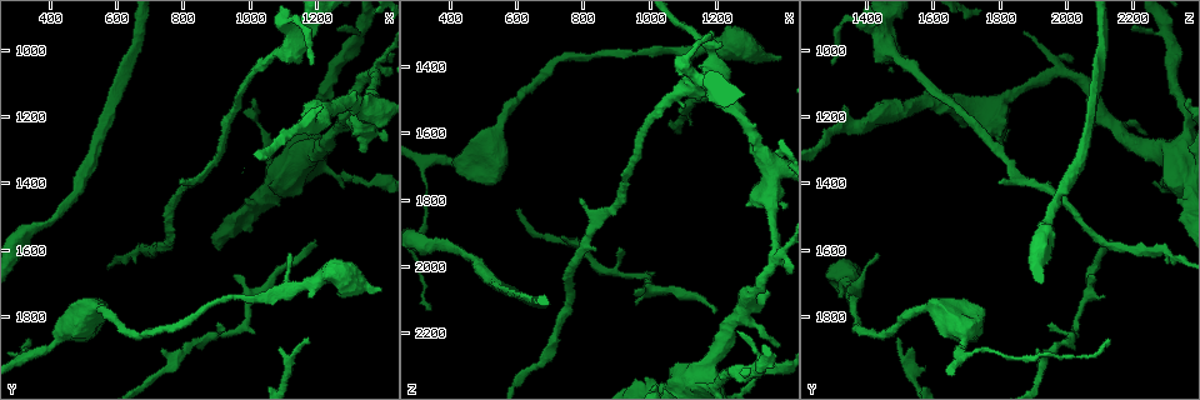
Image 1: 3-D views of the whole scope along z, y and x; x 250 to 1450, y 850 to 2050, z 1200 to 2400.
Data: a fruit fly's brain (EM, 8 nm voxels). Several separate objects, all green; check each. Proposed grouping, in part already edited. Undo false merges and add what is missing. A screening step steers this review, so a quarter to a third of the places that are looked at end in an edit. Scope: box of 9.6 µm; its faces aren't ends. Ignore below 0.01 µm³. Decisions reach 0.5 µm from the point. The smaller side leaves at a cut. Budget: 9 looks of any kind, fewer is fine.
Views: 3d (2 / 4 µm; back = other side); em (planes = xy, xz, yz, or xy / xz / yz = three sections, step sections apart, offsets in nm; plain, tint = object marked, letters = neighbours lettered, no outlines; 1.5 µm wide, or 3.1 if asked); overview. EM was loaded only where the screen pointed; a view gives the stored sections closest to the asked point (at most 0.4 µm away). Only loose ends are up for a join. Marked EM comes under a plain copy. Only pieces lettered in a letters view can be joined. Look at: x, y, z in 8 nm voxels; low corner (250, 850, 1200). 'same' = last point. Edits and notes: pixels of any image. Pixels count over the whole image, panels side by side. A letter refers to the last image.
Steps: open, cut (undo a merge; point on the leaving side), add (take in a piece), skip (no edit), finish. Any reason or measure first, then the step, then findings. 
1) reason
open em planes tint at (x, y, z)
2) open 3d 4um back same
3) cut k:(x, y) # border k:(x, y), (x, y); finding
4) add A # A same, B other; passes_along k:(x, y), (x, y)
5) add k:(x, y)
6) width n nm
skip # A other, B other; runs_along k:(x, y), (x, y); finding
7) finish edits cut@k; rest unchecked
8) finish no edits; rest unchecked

open 3d 2um at (340, 1870, 2130)

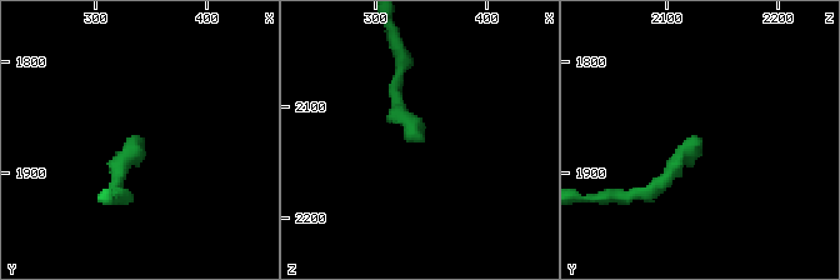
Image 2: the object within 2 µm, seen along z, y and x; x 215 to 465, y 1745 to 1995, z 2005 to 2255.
now the EM
open em xz step 4 tint at (336, 1866, 2126)

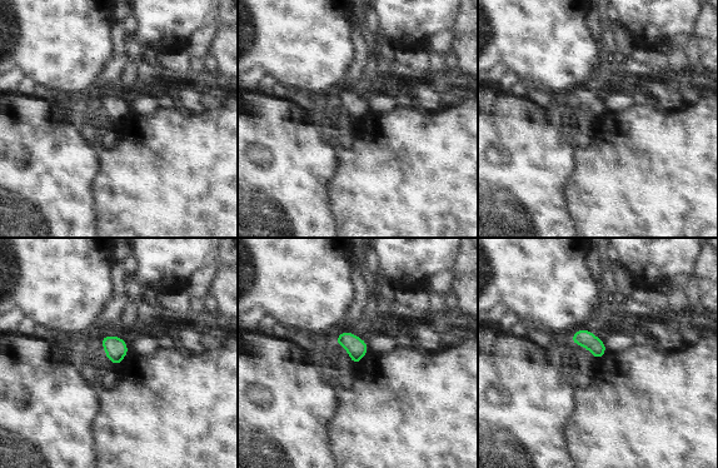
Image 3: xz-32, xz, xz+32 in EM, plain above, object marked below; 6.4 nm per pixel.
open em xy step 4 letters same

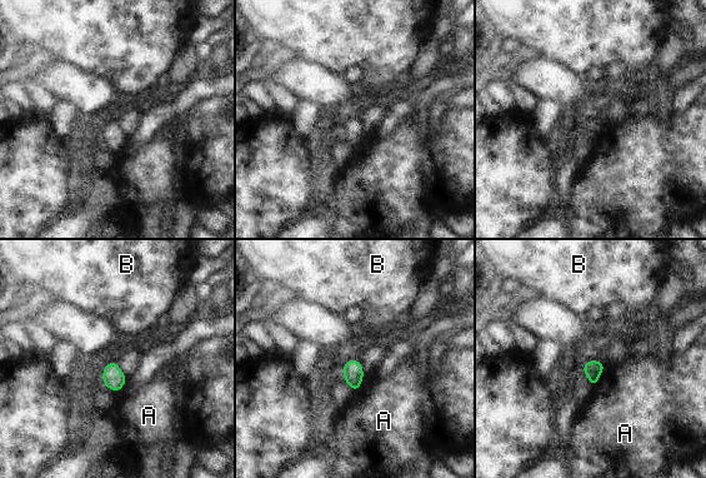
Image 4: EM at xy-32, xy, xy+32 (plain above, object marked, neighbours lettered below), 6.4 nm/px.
longest_contact A 150 nm
skip # A other, B other; none of them fits

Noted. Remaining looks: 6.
an open end
open 3d 2um at (1260, 940, 2200)

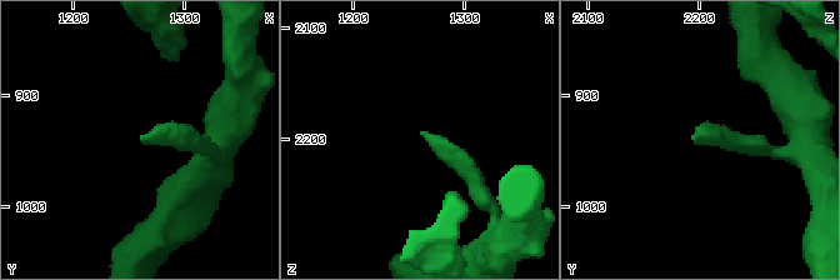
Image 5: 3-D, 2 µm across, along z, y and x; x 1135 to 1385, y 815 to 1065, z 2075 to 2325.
open em xz step 4 letters at (1260, 936, 2190)

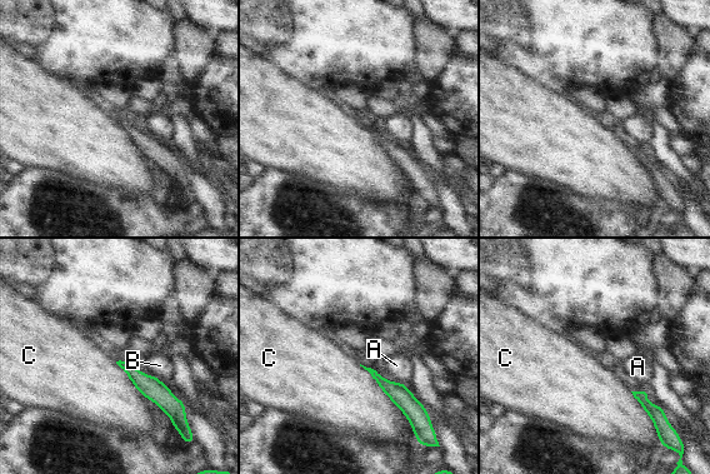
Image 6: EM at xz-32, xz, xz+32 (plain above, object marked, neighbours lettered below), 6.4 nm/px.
skip # A other, B other, C other; border 6:(359, 364), (401, 412); none of them fits

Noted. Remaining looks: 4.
an open end
open 3d 2um back at (1210, 1170, 1320)

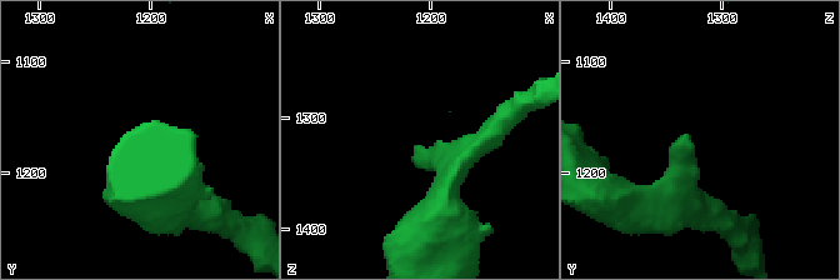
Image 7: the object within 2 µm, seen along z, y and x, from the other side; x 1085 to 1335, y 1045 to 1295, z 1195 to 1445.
now the EM
open em planes letters at (1210, 1164, 1330)

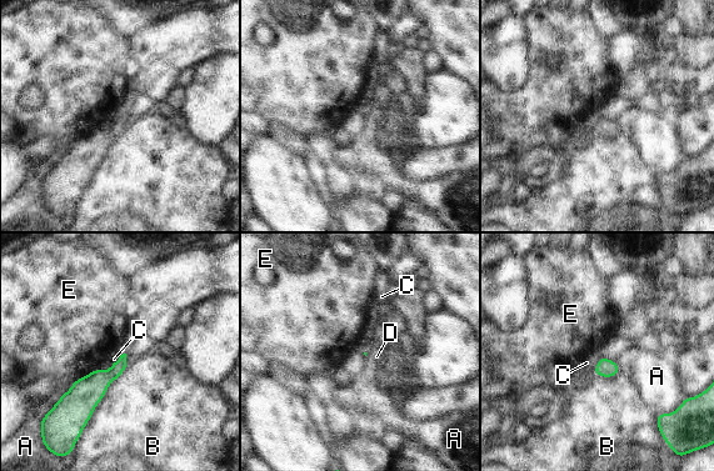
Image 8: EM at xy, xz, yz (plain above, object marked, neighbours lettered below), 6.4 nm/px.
longest_contact B 500 nm
skip # A other, B other, C other, D other, E other; border 8:(96, 367), (78, 377), (59, 397); no lettered piece goes on from it

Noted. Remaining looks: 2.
thick end
open 3d 2um at (1390, 1720, 1360)

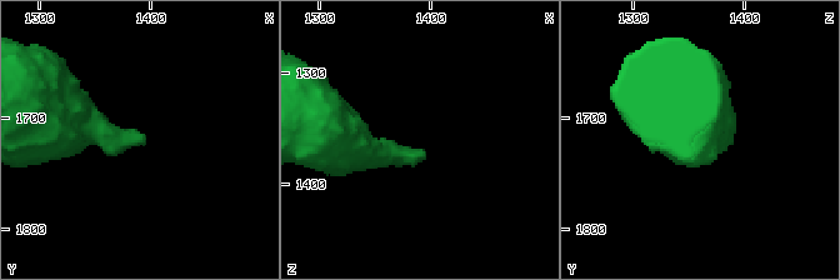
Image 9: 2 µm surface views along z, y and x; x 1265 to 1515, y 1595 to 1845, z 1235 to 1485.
now the EM
open em planes letters at (1392, 1726, 1372)

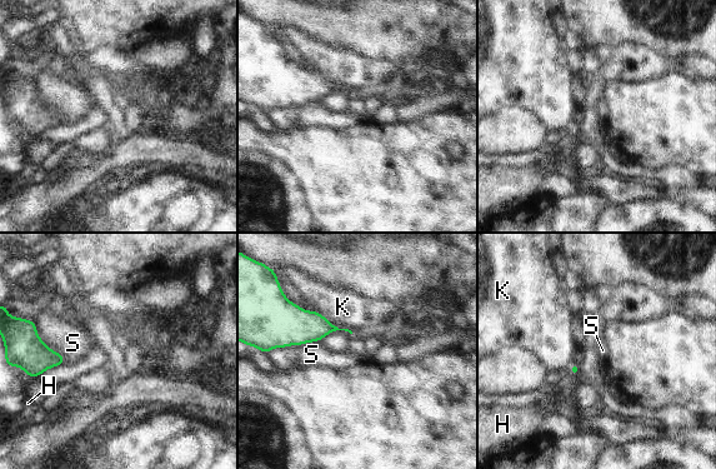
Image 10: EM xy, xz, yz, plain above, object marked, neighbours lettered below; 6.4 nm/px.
longest_contact S 300 nm
skip # H other, K other, S other; none of them fits

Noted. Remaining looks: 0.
finish no edits; rest unchecked

